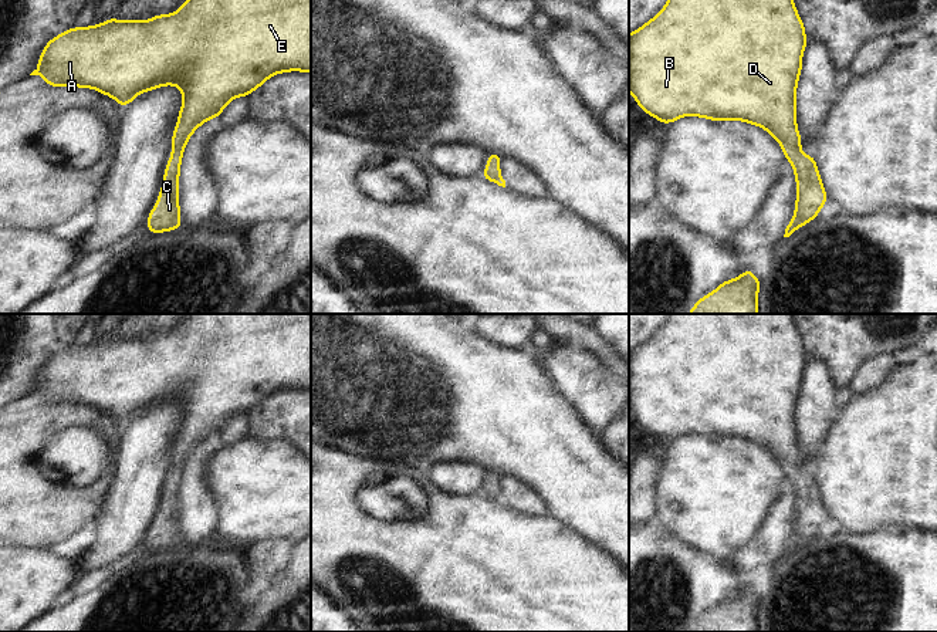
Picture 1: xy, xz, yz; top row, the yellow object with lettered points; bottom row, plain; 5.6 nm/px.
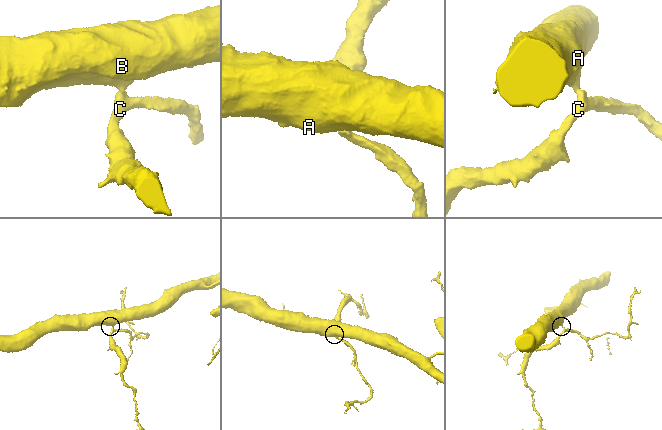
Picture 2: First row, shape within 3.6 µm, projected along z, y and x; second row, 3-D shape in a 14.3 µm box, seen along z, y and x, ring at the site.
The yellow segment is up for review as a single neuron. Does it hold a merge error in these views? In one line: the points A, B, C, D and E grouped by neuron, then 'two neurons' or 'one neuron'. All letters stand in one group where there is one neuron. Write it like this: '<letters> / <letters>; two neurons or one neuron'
A B C D E; one neuron

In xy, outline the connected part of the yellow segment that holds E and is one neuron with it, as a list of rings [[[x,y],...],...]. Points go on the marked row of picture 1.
[[[187,0],[175,14],[158,14],[148,21],[115,20],[77,28],[72,26],[50,40],[40,54],[38,67],[30,75],[44,77],[45,87],[94,88],[112,97],[126,108],[138,94],[177,85],[183,104],[172,135],[172,153],[166,163],[163,183],[156,205],[148,216],[148,231],[158,234],[179,230],[182,224],[177,193],[180,162],[189,138],[206,121],[220,116],[227,104],[239,97],[248,97],[270,77],[301,71],[311,72],[311,0]]]

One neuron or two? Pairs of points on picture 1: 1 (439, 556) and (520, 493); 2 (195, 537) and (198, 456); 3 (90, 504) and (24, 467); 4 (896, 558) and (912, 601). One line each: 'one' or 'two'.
1: two
2: one
3: one
4: one

